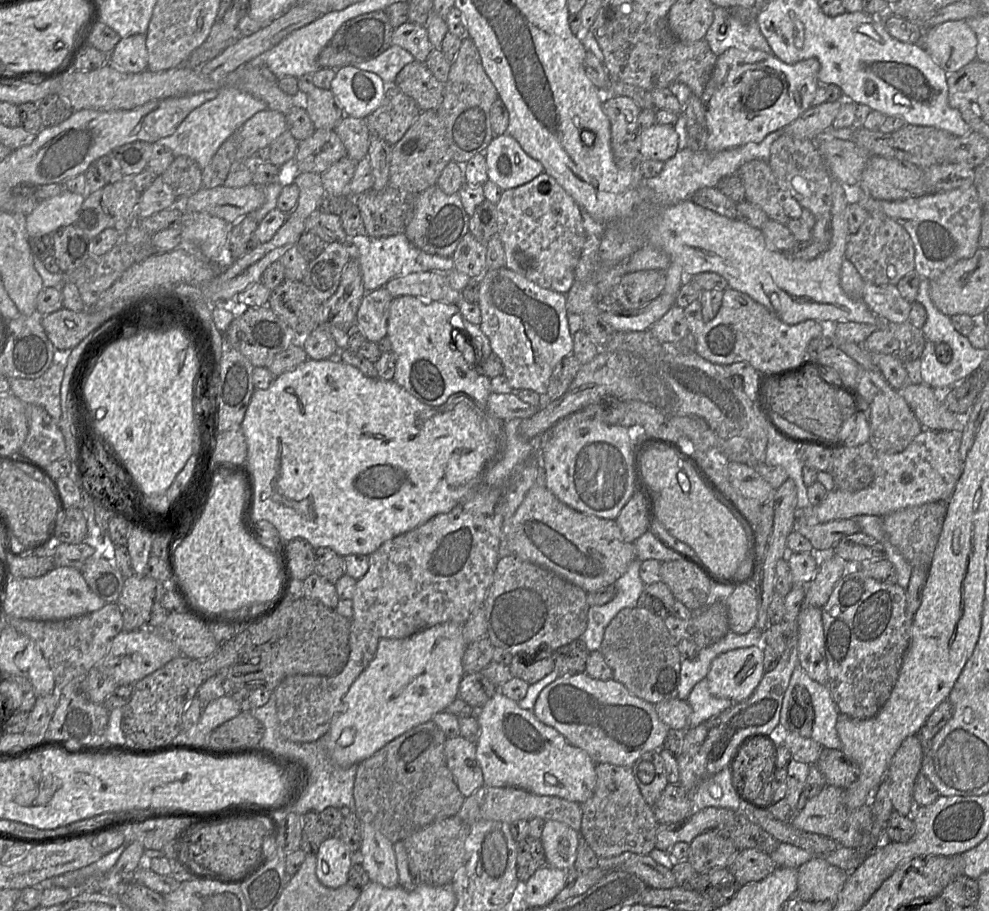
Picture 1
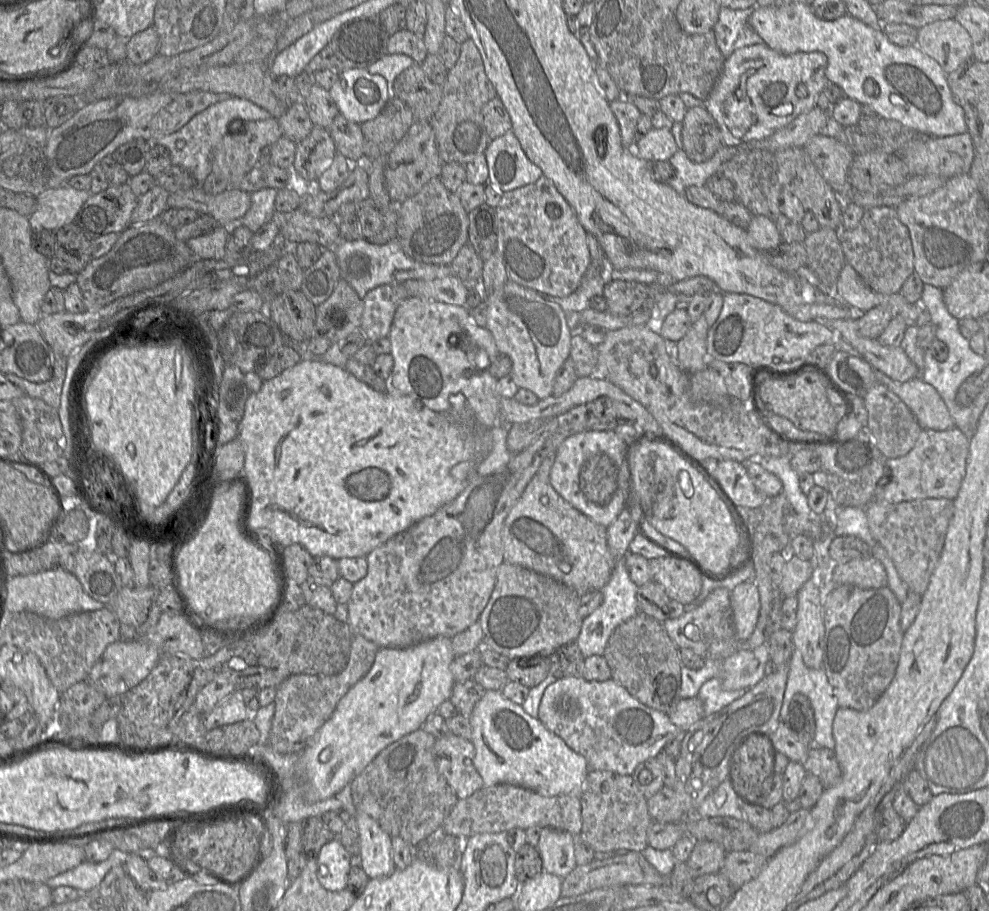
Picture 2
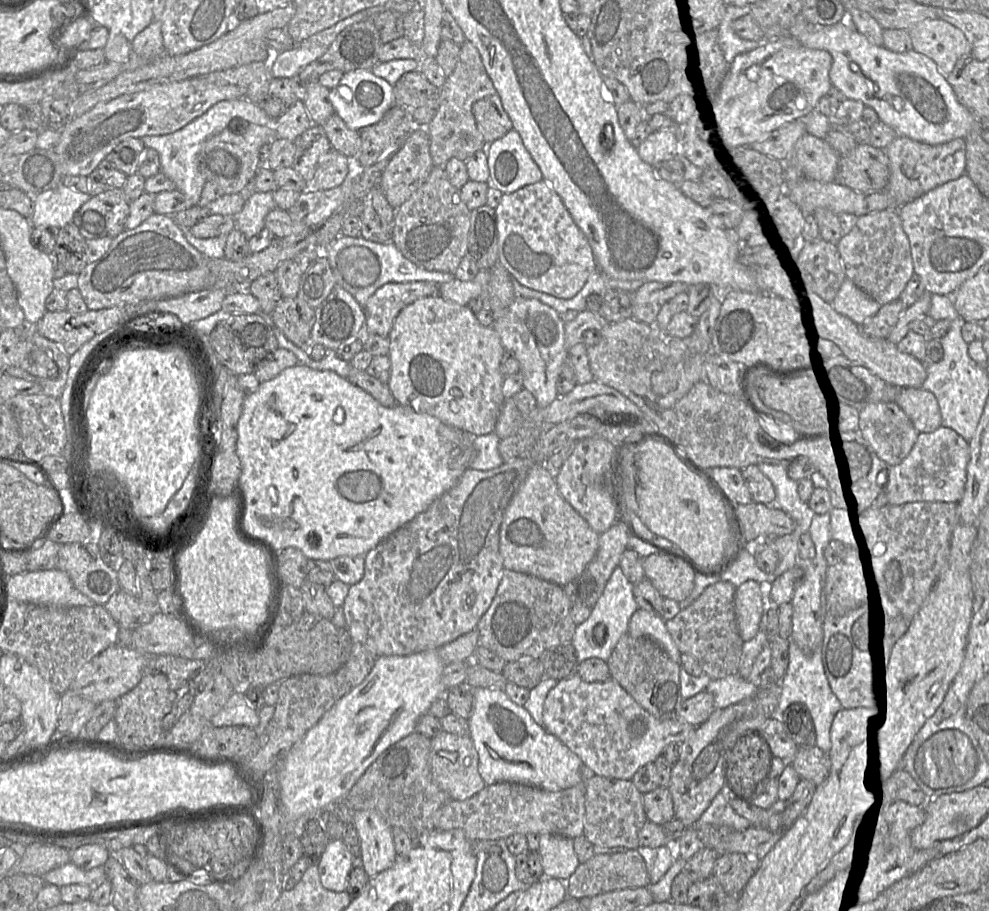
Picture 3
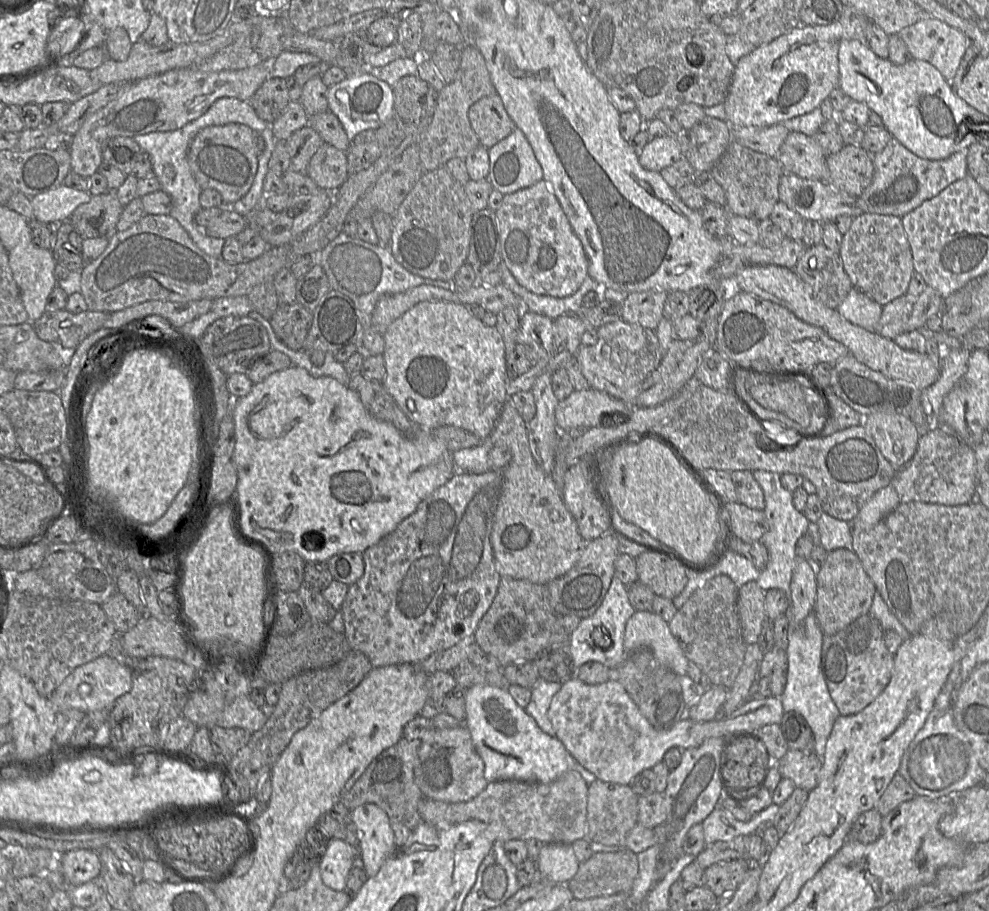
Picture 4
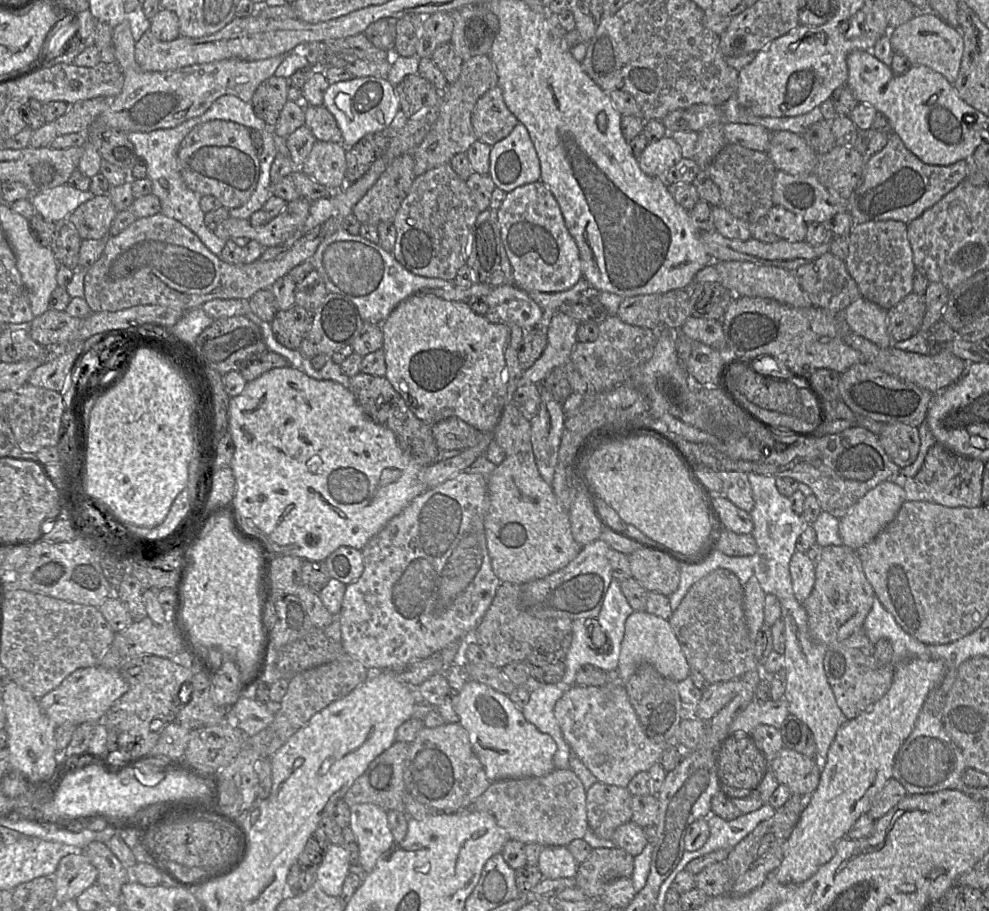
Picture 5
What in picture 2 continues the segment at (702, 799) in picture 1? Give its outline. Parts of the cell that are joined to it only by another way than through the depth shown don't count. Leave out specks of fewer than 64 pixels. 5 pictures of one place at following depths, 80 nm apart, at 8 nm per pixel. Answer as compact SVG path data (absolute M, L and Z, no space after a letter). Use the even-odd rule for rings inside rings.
M727 778L703 800L695 813L702 818L732 817L745 820L742 803L746 802L735 793Z

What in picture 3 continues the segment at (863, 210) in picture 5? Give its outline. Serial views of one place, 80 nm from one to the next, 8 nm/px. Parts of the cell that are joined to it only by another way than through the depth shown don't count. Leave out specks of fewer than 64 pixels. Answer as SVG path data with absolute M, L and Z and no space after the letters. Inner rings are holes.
M898 136L886 149L890 178L885 188L898 207L920 197L928 191L966 174L966 141L957 138L946 143L929 145Z

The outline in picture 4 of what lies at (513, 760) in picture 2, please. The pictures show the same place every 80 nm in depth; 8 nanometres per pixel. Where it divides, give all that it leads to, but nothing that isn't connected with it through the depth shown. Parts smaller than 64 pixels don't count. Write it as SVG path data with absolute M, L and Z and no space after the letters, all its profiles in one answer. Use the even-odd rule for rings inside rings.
M477 684L465 691L464 726L484 763L488 782L516 780L550 783L572 769L574 759L563 743L544 733L506 689Z

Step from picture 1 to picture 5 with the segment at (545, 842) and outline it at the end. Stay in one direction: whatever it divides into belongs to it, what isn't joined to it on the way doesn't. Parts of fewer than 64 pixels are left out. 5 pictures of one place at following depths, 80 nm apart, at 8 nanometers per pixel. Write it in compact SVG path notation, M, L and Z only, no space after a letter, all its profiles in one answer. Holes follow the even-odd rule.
M543 846L537 863L543 879L575 877L578 865L567 846Z

